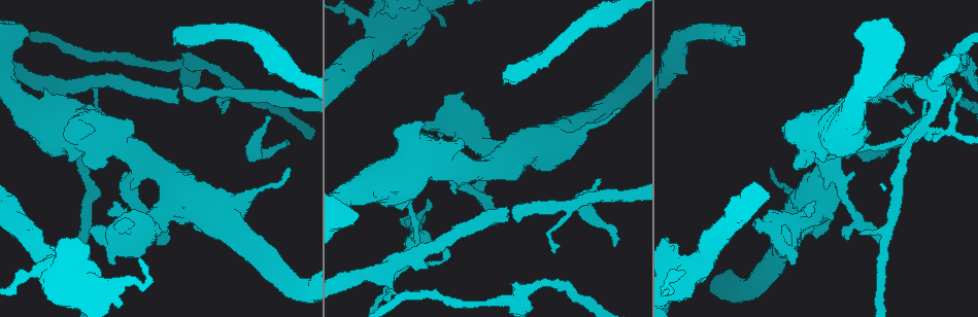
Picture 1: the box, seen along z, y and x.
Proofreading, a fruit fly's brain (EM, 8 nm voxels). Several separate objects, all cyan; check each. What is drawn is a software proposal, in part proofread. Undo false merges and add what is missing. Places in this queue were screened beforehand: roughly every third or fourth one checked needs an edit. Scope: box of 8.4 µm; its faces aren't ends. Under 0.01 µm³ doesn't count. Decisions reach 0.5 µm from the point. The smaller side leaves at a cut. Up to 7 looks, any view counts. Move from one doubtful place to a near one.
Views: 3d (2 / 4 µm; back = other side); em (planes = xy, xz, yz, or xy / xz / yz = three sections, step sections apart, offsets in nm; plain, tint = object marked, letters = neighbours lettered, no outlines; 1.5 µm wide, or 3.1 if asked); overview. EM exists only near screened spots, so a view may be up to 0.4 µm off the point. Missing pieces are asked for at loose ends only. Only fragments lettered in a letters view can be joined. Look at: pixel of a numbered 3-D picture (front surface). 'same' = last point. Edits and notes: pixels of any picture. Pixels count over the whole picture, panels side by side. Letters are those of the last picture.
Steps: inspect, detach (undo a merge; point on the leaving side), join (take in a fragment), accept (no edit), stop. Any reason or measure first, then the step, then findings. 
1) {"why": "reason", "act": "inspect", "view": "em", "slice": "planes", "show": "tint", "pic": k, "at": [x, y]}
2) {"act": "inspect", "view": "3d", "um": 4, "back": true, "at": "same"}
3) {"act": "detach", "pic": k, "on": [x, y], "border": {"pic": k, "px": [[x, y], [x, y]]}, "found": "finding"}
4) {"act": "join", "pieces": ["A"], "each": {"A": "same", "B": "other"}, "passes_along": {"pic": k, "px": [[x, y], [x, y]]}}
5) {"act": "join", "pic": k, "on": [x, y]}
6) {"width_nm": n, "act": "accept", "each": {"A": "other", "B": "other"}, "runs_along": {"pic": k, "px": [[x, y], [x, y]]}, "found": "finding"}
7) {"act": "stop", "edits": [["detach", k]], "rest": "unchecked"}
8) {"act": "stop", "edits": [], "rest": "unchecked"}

{"why": "branch point", "act": "inspect", "view": "em", "slice": "planes", "show": "letters", "pic": 1, "at": [188, 64]}

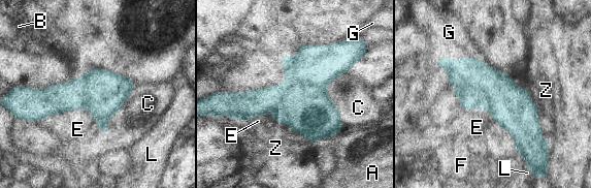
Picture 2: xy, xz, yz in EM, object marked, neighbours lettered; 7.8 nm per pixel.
{"longest_contact_nm": ["E", 550], "act": "detach", "pic": 2, "on": [308, 105], "each": {"A": "other", "B": "other", "C": "other", "E": "other", "F": "other", "G": "other", "L": "other", "Z": "other"}, "found": "a second cell is stuck on"}

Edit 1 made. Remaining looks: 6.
{"act": "inspect", "view": "overview"}

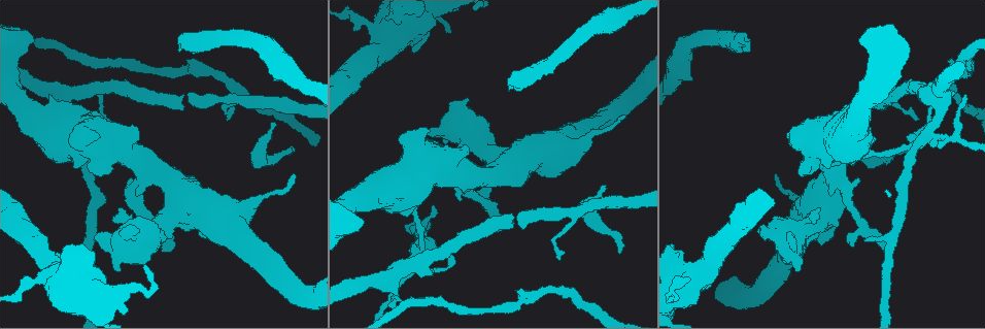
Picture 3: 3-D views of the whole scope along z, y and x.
{"why": "free end", "act": "inspect", "view": "3d", "um": 4, "pic": 3, "at": [164, 249]}

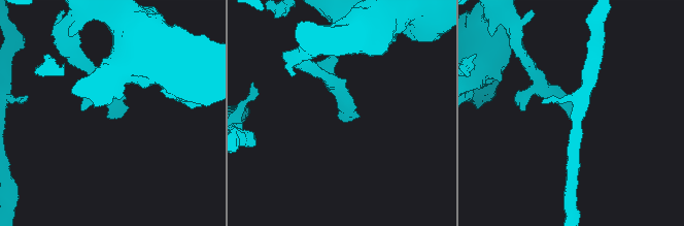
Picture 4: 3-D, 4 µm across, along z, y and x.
{"why": "now the EM", "act": "inspect", "view": "em", "slice": "xy", "step": 4, "show": "tint", "pic": 4, "at": [343, 122]}

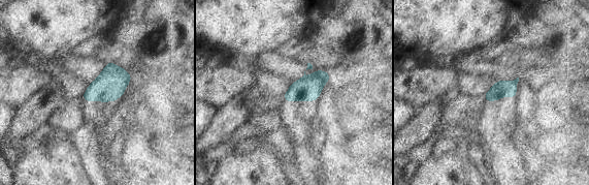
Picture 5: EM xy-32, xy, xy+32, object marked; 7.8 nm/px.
{"act": "inspect", "view": "em", "slice": "planes", "show": "letters", "at": "same"}

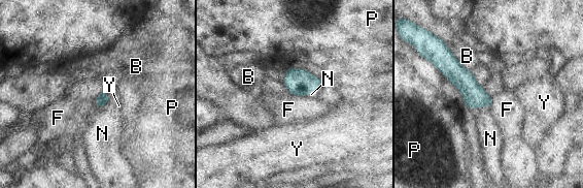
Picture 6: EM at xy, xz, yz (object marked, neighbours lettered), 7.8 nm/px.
{"act": "join", "pieces": ["N"], "each": {"B": "other", "F": "other", "N": "same", "P": "other", "Y": "other"}, "found": "it goes on there"}

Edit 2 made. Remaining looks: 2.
{"act": "stop", "edits": [["detach", 2], ["join", 6]], "rest": "unchecked"}

